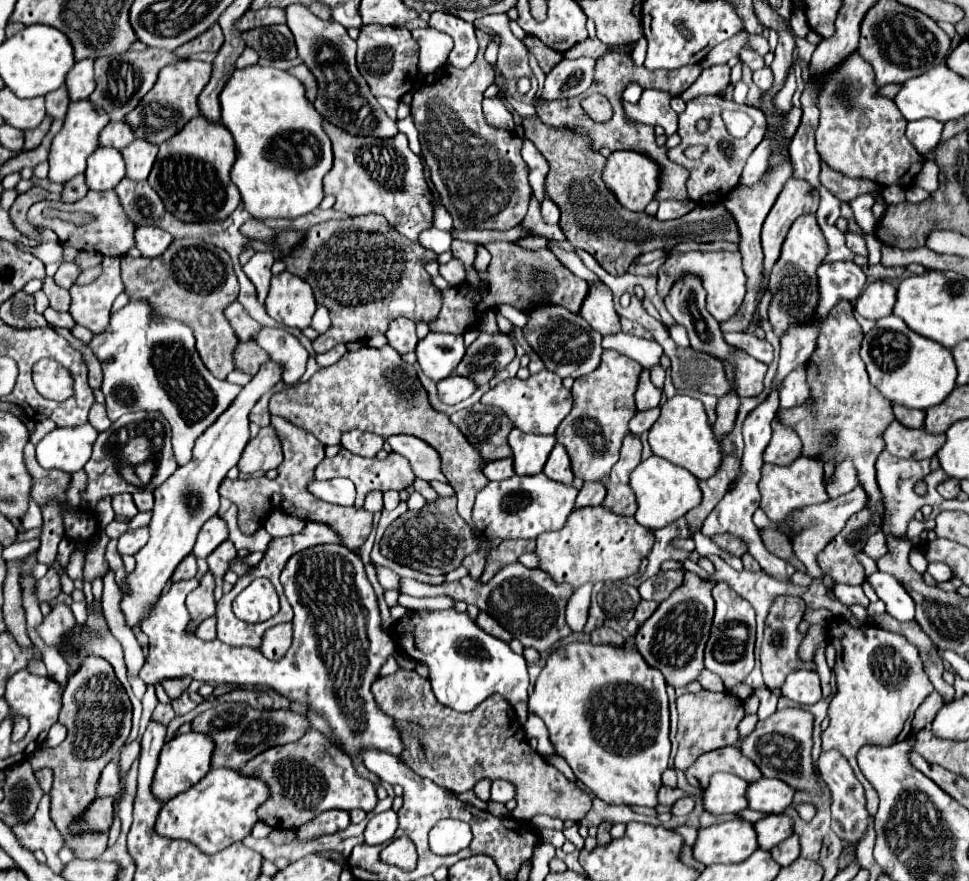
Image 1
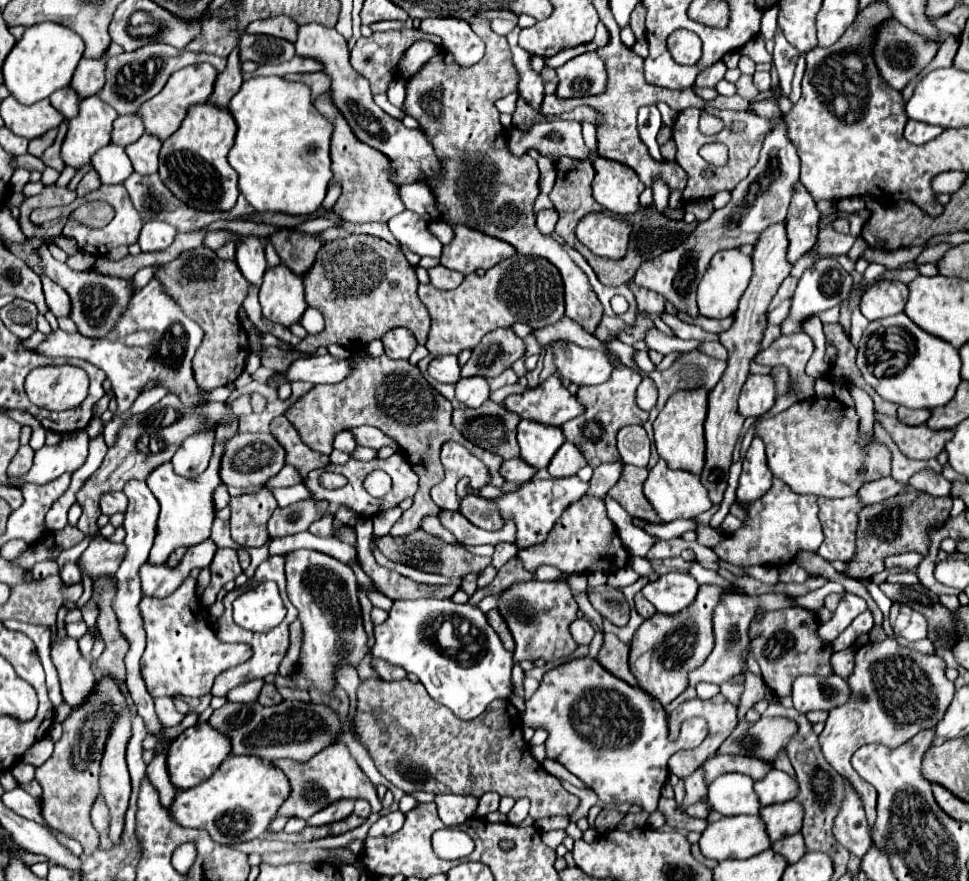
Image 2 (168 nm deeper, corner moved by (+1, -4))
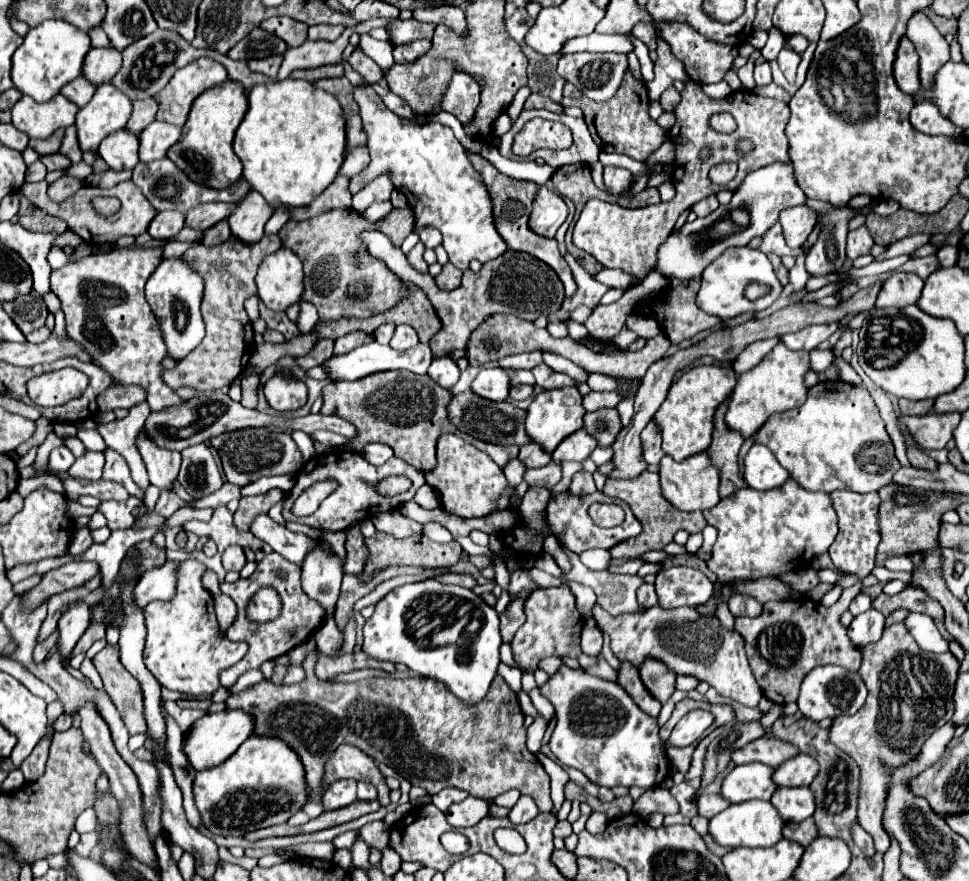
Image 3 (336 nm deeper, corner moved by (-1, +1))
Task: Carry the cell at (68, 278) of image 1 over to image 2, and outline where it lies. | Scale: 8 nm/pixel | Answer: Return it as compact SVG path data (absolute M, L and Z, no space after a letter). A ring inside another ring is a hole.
M78 251L76 255L70 255L66 265L74 271L86 271L94 267L94 255L86 255L86 251Z

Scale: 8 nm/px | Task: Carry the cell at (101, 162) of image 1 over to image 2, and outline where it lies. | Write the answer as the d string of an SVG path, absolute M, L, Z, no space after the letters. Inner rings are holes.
M114 143L102 147L92 157L92 165L98 171L102 183L124 183L126 177L134 171L124 147Z

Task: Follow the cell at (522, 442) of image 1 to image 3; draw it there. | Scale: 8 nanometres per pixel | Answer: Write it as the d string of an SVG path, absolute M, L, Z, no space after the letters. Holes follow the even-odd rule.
M576 386L570 388L556 388L556 390L544 390L540 392L532 404L528 406L528 416L526 416L526 434L530 436L532 442L536 442L538 446L542 446L542 450L548 450L552 454L552 450L570 434L574 434L576 430L582 428L582 416L586 414L586 410L582 408L580 402L580 392Z

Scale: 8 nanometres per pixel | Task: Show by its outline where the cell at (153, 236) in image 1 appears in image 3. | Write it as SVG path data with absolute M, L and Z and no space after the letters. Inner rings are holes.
M168 210L156 214L156 218L148 226L148 234L152 238L174 238L182 228L184 228L184 214Z

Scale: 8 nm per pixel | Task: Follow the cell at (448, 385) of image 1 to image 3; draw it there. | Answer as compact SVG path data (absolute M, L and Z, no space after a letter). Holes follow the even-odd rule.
M484 368L472 382L472 392L480 398L502 402L510 390L510 380L502 368Z

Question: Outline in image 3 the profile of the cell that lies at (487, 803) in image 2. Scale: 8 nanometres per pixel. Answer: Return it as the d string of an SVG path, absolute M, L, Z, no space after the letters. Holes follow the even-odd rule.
M470 796L468 800L458 802L456 806L452 806L452 810L448 810L448 814L446 814L446 820L454 828L472 826L472 824L480 822L484 816L488 816L488 810L490 810L490 800Z

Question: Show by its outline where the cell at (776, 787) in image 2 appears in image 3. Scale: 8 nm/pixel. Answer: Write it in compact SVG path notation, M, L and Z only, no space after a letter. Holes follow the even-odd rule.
M798 754L794 758L790 758L788 762L784 762L782 766L778 766L772 774L772 780L778 788L788 786L808 786L812 782L812 778L816 776L816 762L814 758L810 758L808 754Z

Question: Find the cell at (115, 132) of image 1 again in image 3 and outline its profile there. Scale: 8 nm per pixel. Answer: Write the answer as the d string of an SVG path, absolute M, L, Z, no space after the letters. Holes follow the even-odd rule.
M152 98L136 100L132 116L130 116L128 124L126 124L126 130L130 134L140 134L150 122L154 122L154 116L156 116L156 102Z

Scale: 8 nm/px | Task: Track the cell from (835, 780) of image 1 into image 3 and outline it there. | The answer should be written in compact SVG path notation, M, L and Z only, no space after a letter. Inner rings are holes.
M856 822L850 826L850 834L852 834L852 840L854 844L866 854L866 856L874 856L874 846L872 846L872 838L868 836L868 832Z

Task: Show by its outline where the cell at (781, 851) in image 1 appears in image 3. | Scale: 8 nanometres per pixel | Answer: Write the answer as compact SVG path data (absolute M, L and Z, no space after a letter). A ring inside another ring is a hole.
M806 818L804 822L788 822L786 826L784 826L784 830L782 830L782 834L784 834L784 838L786 840L792 840L792 842L796 842L796 844L800 844L800 846L810 846L810 842L818 836L818 832L816 832L816 826L814 826L814 822L812 822L812 818Z

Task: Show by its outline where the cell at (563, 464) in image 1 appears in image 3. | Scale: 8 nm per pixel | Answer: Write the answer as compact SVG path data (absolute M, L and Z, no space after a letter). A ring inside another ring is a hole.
M578 430L576 434L570 434L568 438L564 438L564 442L552 452L552 460L554 462L582 462L586 460L592 450L596 448L596 440L590 438L584 430Z

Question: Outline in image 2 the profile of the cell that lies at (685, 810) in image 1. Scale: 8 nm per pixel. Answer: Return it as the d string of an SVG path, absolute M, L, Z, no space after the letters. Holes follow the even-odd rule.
M694 803L690 807L684 809L690 817L698 817L698 819L706 819L708 813L710 813L710 805L708 803Z

